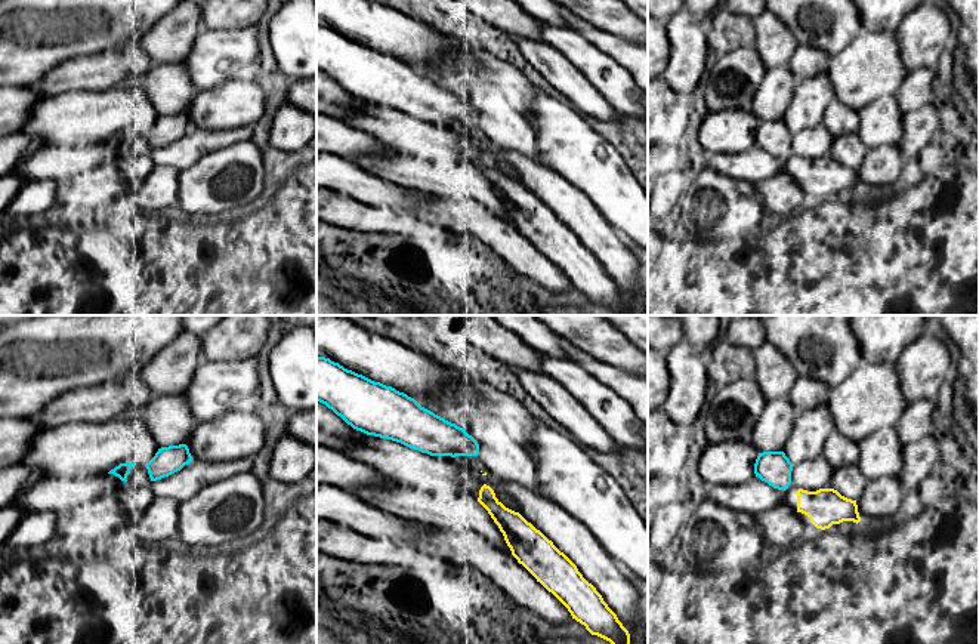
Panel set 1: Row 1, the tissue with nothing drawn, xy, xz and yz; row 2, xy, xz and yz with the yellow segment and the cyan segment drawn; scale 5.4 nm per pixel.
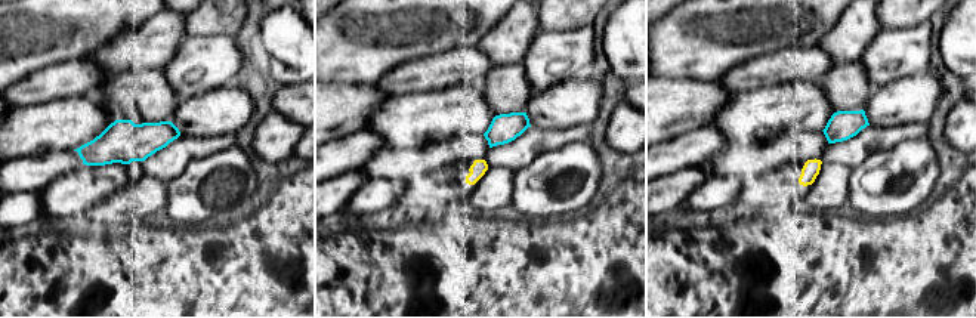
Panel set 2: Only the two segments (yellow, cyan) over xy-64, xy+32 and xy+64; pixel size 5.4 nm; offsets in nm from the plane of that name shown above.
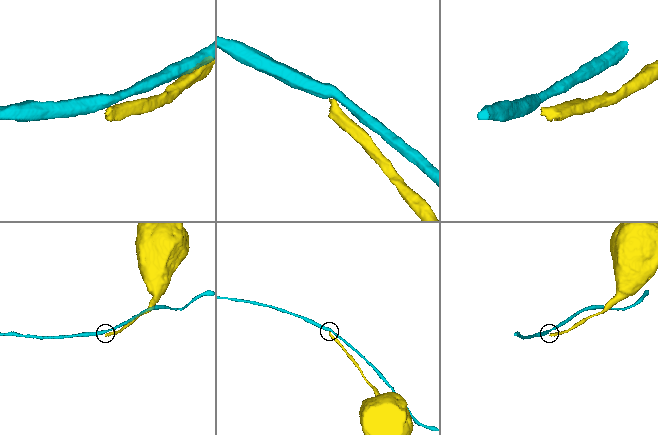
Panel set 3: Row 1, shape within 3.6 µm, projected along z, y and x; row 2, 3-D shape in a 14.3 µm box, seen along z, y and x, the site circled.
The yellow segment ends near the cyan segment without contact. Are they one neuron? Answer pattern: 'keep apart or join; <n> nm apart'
keep apart; 50 nm apart

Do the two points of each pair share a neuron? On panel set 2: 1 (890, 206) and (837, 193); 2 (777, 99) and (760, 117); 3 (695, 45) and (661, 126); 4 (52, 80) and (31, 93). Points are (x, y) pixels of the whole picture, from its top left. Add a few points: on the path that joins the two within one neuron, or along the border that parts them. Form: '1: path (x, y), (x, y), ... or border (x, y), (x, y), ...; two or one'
1: border (852, 169), (846, 201); two
2: path (774, 104), (765, 113); one
3: border (661, 76), (691, 76), (714, 82); two
4: path (48, 85), (36, 89); one

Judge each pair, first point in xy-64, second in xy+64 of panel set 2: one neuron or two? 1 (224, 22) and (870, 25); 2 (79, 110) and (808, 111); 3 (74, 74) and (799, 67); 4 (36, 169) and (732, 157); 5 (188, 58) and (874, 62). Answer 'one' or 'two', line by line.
1: two
2: one
3: one
4: one
5: one

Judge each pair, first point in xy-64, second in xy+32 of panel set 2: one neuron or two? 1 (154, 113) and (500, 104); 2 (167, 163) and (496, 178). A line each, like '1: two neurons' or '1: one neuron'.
1: one neuron
2: two neurons

